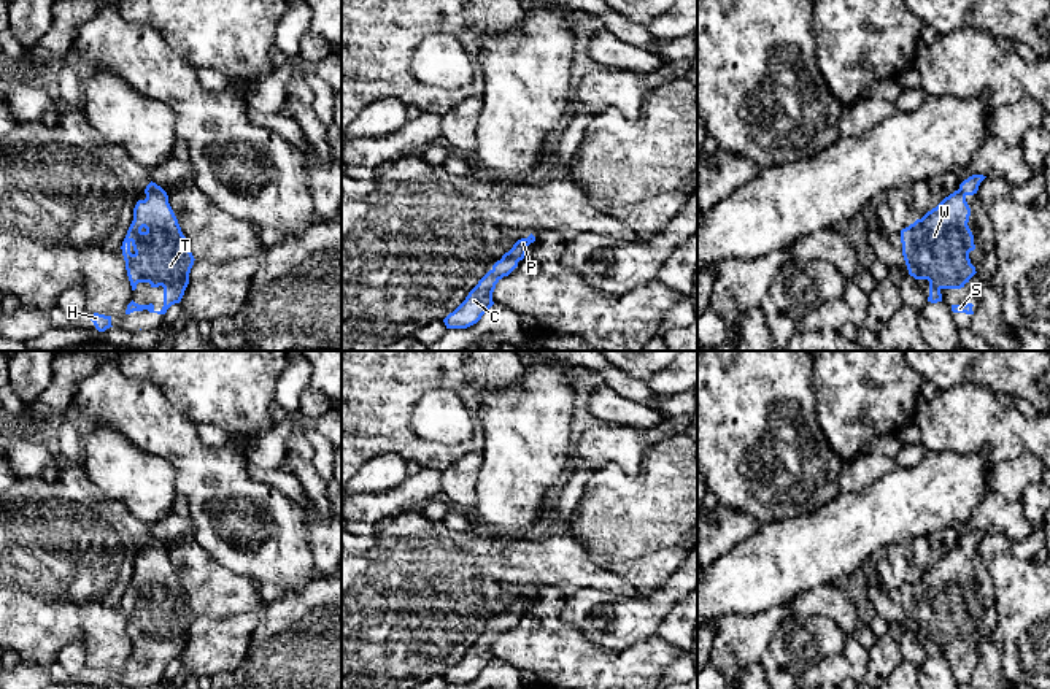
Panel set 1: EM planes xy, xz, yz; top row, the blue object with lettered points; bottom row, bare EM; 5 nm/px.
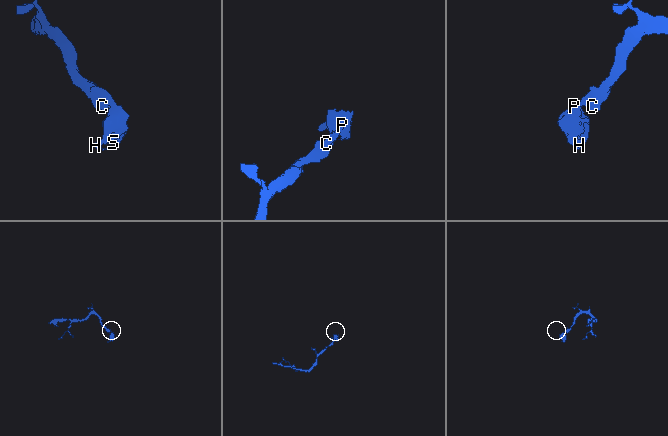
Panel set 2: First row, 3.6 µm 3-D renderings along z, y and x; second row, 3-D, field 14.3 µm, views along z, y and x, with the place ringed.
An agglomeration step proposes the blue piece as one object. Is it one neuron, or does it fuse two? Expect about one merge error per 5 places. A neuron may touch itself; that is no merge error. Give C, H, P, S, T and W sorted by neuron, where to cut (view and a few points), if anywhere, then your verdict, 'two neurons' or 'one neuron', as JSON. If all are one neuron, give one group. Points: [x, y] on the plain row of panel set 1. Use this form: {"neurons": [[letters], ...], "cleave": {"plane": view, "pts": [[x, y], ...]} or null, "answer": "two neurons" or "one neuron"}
{"neurons": [["C", "H", "P", "S", "T", "W"]], "cleave": null, "answer": "one neuron"}

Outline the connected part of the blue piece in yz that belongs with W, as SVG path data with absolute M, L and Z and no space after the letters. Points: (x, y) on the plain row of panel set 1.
M972 530L921 575L901 586L902 611L909 630L929 637L928 657L942 657L942 645L961 645L977 629L969 608L975 605L967 581L967 551L979 546L986 532Z

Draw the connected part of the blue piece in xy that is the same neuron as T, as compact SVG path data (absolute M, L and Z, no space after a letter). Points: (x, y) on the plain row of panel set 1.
M151 537L145 549L146 554L138 556L133 564L133 576L121 605L132 646L138 638L149 638L151 643L162 641L164 662L156 667L152 659L138 660L132 656L125 670L143 665L165 670L172 660L181 657L195 614L167 548Z

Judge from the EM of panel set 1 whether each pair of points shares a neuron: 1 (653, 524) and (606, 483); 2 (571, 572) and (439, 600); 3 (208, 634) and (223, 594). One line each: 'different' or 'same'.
1: same
2: same
3: different

